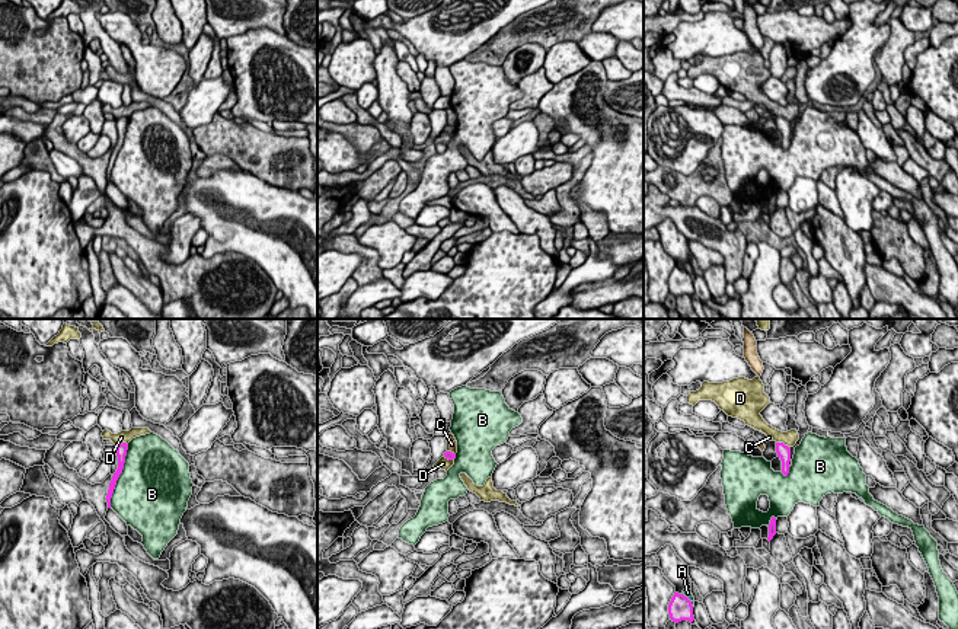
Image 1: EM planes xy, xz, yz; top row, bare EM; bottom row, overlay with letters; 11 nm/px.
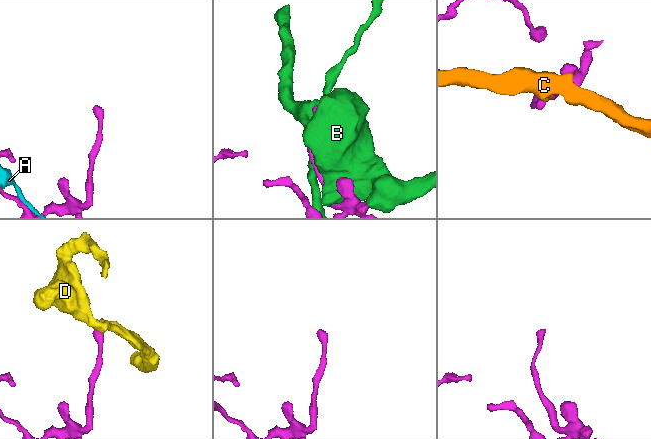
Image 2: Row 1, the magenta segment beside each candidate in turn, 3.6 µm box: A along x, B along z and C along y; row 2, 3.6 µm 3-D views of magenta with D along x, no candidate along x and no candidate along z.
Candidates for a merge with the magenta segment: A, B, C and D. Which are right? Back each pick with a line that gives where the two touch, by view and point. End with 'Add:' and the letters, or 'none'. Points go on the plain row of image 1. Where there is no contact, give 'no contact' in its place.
Add: none

